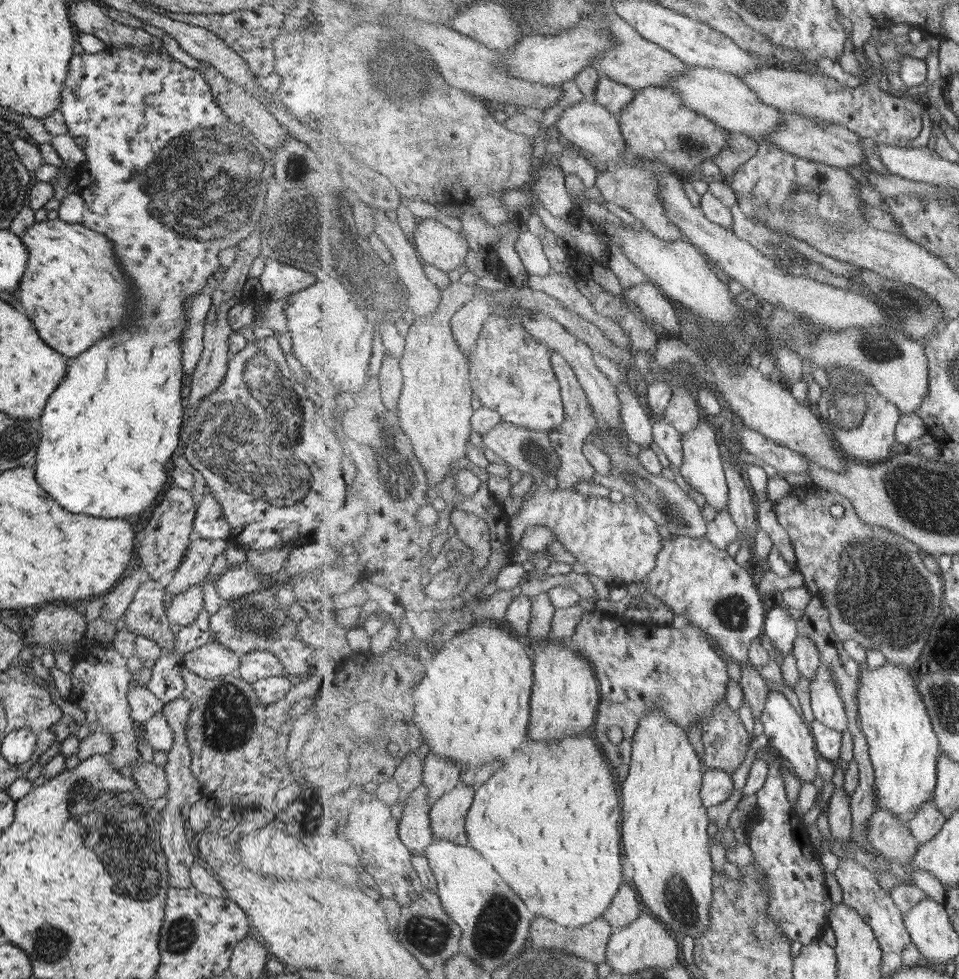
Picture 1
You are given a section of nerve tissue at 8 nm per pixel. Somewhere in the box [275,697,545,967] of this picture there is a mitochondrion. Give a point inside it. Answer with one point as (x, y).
(497, 924)

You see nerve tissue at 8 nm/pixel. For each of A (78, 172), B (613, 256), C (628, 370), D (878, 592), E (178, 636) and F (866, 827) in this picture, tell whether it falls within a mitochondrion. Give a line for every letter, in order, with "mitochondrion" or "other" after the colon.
A: other
B: other
C: other
D: mitochondrion
E: other
F: other

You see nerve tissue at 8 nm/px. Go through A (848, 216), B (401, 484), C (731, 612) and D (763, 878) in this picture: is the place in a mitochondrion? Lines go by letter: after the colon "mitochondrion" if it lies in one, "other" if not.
A: mitochondrion
B: mitochondrion
C: mitochondrion
D: other

